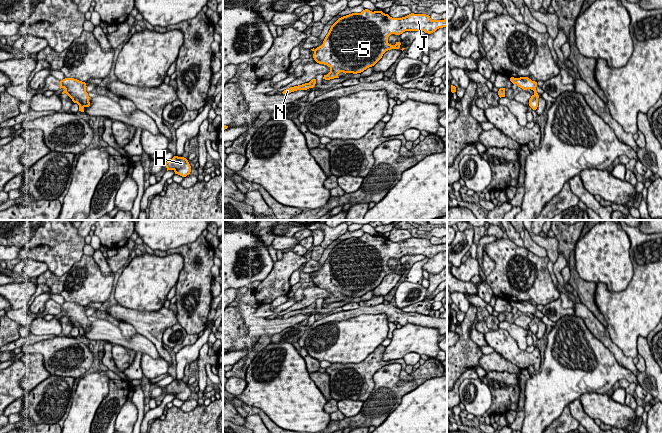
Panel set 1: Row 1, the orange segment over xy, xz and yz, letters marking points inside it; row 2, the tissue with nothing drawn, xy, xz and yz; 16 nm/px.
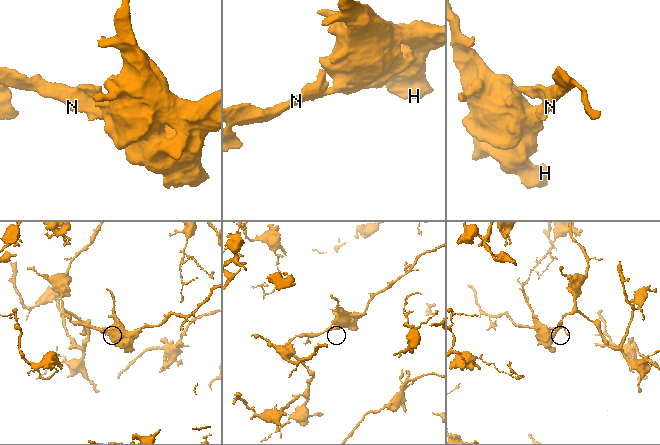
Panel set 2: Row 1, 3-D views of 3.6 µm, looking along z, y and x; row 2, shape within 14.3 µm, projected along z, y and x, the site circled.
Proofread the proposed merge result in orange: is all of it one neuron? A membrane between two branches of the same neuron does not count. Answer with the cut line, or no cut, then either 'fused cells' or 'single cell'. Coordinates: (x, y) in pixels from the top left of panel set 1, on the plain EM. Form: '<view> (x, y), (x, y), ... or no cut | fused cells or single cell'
no cut | single cell

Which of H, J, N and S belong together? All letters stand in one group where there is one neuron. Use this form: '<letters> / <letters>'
H J N S

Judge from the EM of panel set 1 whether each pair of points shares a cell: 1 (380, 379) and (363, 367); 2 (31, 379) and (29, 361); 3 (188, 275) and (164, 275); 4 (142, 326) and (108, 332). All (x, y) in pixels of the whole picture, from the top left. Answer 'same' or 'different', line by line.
1: different
2: same
3: different
4: different

